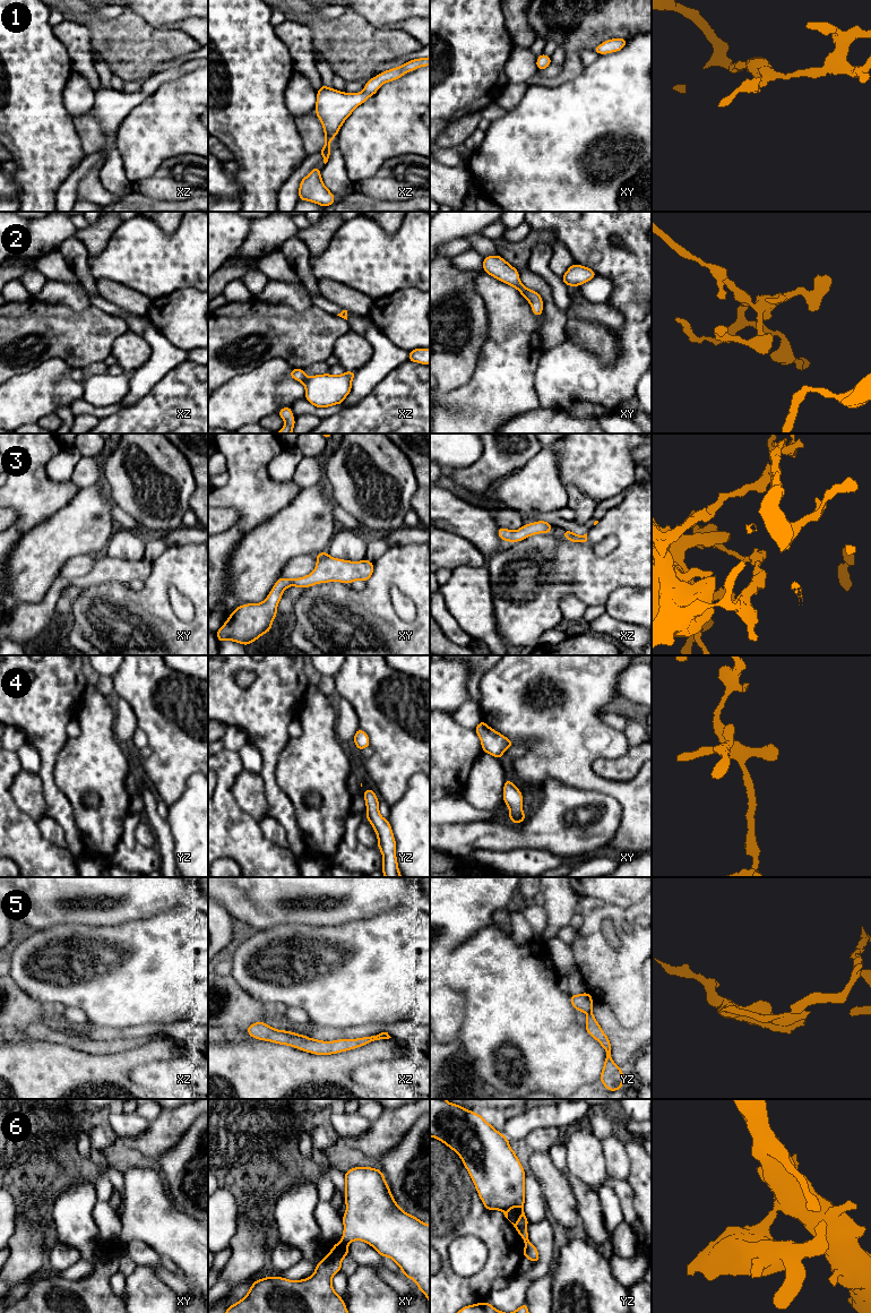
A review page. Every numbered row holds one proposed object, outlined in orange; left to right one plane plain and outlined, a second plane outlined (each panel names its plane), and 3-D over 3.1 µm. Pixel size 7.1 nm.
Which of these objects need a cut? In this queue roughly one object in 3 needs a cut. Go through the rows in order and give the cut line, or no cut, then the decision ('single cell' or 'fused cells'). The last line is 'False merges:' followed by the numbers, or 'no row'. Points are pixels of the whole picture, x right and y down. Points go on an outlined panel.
1: no cut | single cell
2: no cut | single cell
3: no cut | single cell
4: no cut | single cell
5: yz (591, 1011), (586, 1013) | fused cells
6: xy (342, 1239), (347, 1244) | fused cells
False merges: 5, 6

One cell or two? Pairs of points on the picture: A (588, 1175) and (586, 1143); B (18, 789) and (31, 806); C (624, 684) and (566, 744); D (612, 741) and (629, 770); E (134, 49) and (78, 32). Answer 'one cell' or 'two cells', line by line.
A: one cell
B: one cell
C: two cells
D: two cells
E: two cells

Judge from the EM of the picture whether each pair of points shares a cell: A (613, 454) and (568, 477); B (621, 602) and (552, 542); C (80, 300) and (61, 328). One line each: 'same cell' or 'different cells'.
A: same cell
B: different cells
C: different cells

